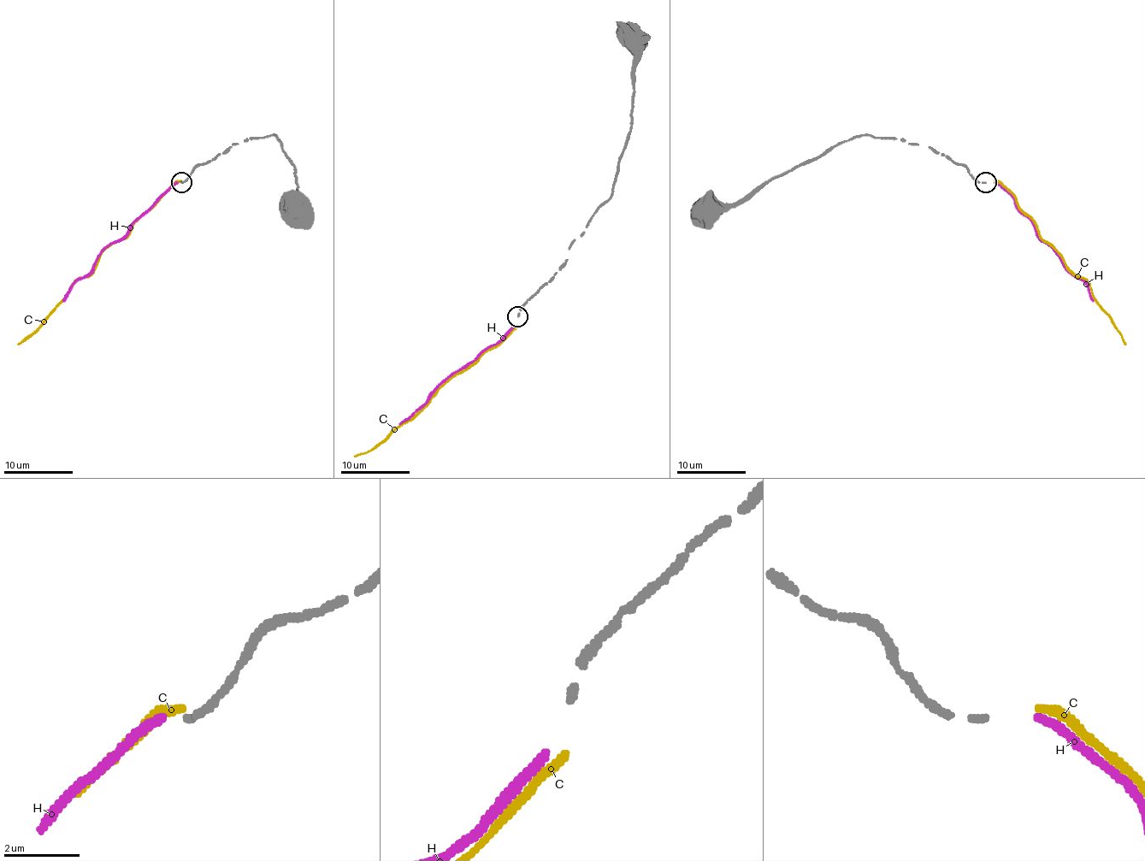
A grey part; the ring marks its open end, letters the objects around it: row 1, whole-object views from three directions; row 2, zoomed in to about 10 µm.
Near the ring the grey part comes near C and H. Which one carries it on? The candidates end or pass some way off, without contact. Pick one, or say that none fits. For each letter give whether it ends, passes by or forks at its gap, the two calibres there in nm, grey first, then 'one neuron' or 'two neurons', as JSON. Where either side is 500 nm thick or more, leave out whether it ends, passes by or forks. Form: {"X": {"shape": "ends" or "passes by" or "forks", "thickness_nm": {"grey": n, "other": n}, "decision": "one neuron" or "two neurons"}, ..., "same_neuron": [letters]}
{"C": {"shape": "ends", "thickness_nm": {"grey": 170, "other": 220}, "decision": "two neurons"}, "H": {"shape": "ends", "thickness_nm": {"grey": 170, "other": 240}, "decision": "one neuron"}, "same_neuron": ["H"]}

